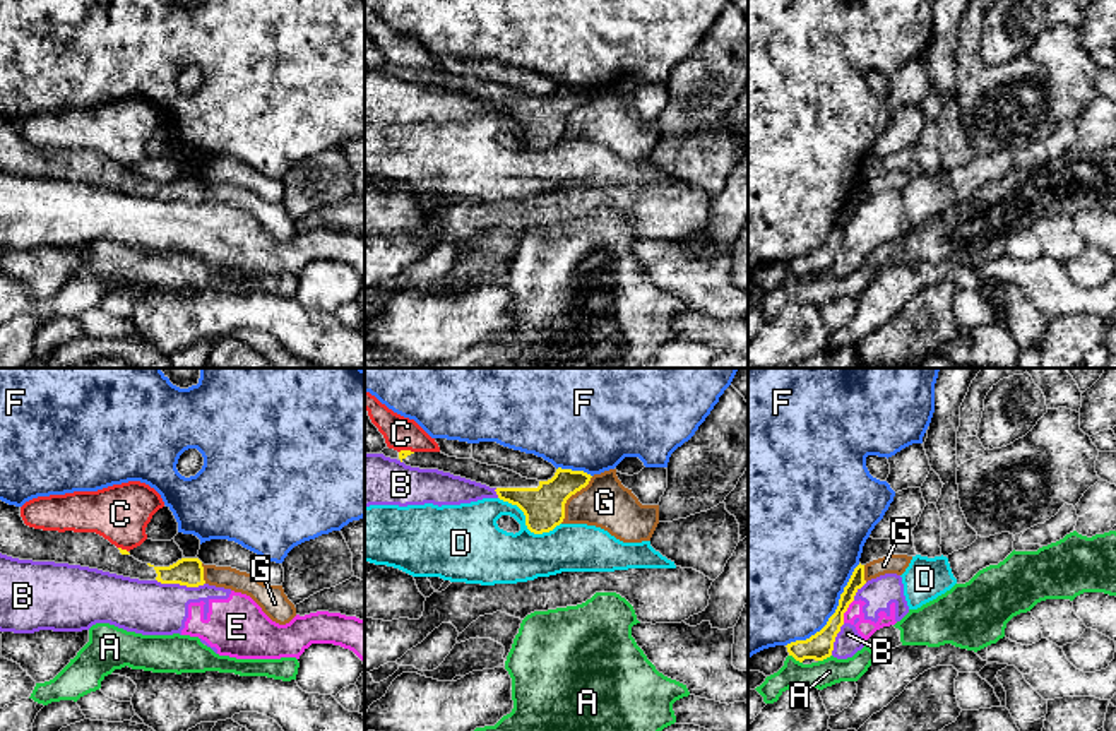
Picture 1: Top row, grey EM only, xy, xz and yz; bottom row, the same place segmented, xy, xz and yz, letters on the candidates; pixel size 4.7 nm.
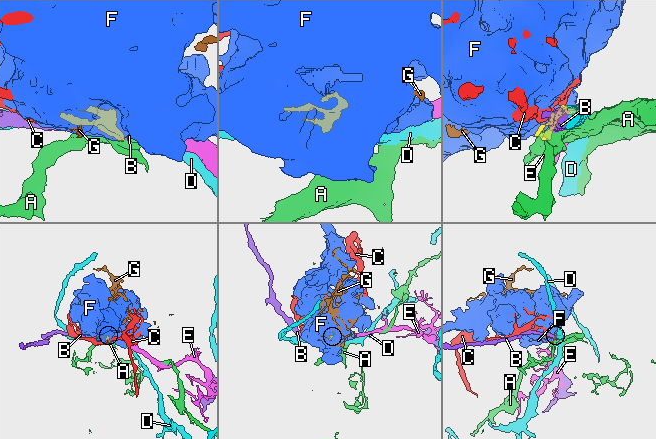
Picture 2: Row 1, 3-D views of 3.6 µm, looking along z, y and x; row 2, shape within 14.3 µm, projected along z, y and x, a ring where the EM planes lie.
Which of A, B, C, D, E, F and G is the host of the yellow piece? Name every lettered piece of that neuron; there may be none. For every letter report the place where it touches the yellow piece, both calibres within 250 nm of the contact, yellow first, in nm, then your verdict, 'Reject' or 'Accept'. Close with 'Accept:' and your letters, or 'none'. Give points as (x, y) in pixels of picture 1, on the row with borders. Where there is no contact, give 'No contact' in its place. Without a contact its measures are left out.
A: Touches yellow at yz (796, 659). Thickness 120 nm (yellow) against 130 nm. Reject
B: Touches yellow at xy (180, 584). Thickness 130 nm (yellow) against 260 nm. Reject
C: Touches yellow at xz (406, 451). Thickness 50 nm (yellow) against 160 nm. Reject
D: Touches yellow at xz (526, 524). Thickness 190 nm (yellow) against 280 nm. Reject
E: Touches yellow at yz (846, 610). Thickness 120 nm (yellow) against 80 nm. Reject
F: Touches yellow at yz (834, 613). Thickness 120 nm (yellow) against 480 nm. Reject
G: Touches yellow at xz (569, 497). Thickness 190 nm (yellow) against 240 nm. Reject
Accept: none

